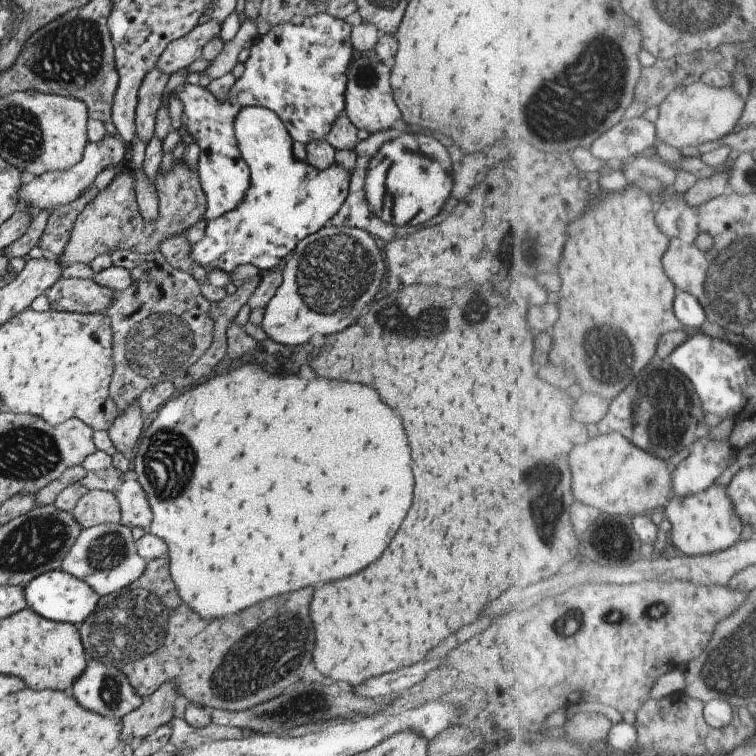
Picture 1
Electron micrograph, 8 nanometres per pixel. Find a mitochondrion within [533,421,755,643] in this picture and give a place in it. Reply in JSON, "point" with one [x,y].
{"point":[652,480]}

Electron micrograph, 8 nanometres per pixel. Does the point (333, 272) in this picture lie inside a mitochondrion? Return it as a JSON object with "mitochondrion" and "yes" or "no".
{"mitochondrion":"yes"}

